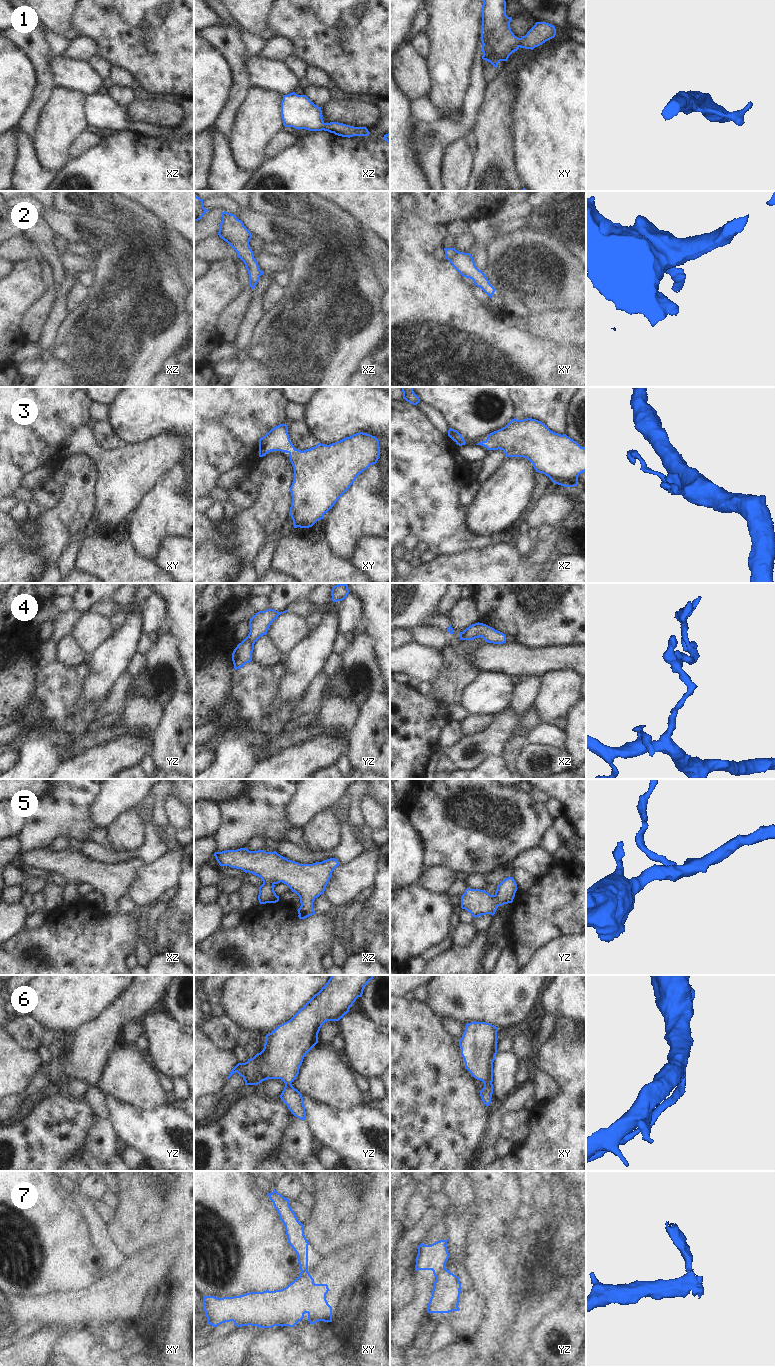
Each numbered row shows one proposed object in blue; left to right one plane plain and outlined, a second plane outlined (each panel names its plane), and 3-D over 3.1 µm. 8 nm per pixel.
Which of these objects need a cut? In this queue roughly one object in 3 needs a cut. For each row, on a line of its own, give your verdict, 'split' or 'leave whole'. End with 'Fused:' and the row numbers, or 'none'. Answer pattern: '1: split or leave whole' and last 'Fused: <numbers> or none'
1: leave whole
2: split
3: leave whole
4: leave whole
5: leave whole
6: leave whole
7: split
Fused: 2, 7

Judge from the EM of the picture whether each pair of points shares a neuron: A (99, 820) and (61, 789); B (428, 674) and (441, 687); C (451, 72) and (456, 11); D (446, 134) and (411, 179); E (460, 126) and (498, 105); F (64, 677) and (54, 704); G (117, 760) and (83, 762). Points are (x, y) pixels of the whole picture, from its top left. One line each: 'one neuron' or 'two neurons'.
A: two neurons
B: two neurons
C: one neuron
D: two neurons
E: two neurons
F: one neuron
G: one neuron

